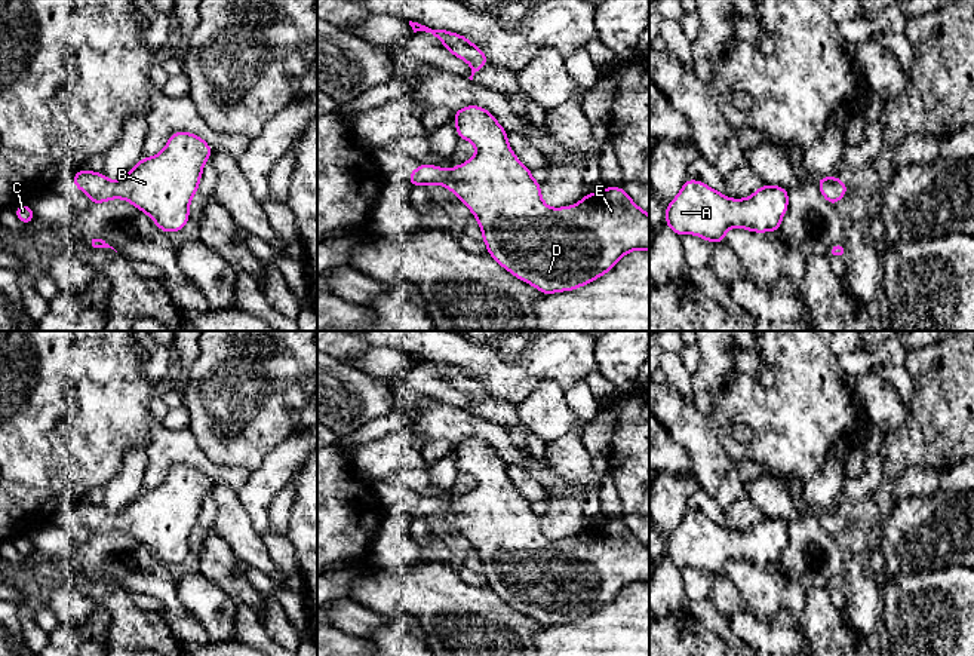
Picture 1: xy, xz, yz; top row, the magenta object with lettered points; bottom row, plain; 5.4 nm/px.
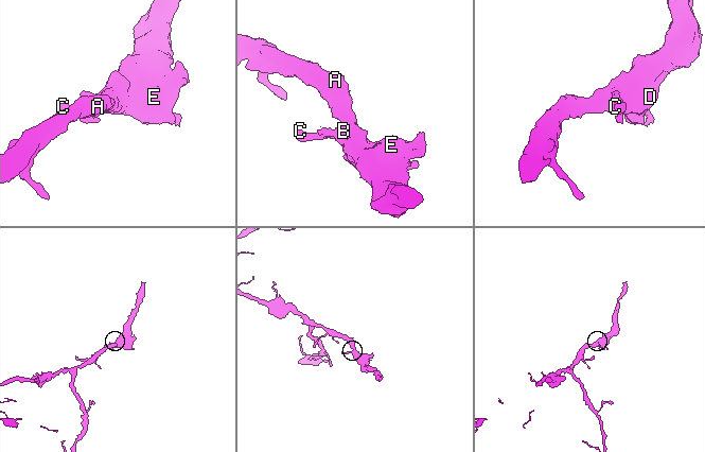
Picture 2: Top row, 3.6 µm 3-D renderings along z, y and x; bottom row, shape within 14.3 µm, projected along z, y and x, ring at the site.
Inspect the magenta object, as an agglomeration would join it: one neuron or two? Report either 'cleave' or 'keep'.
keep

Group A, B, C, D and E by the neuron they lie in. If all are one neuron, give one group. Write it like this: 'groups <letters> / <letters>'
groups A B C D E

